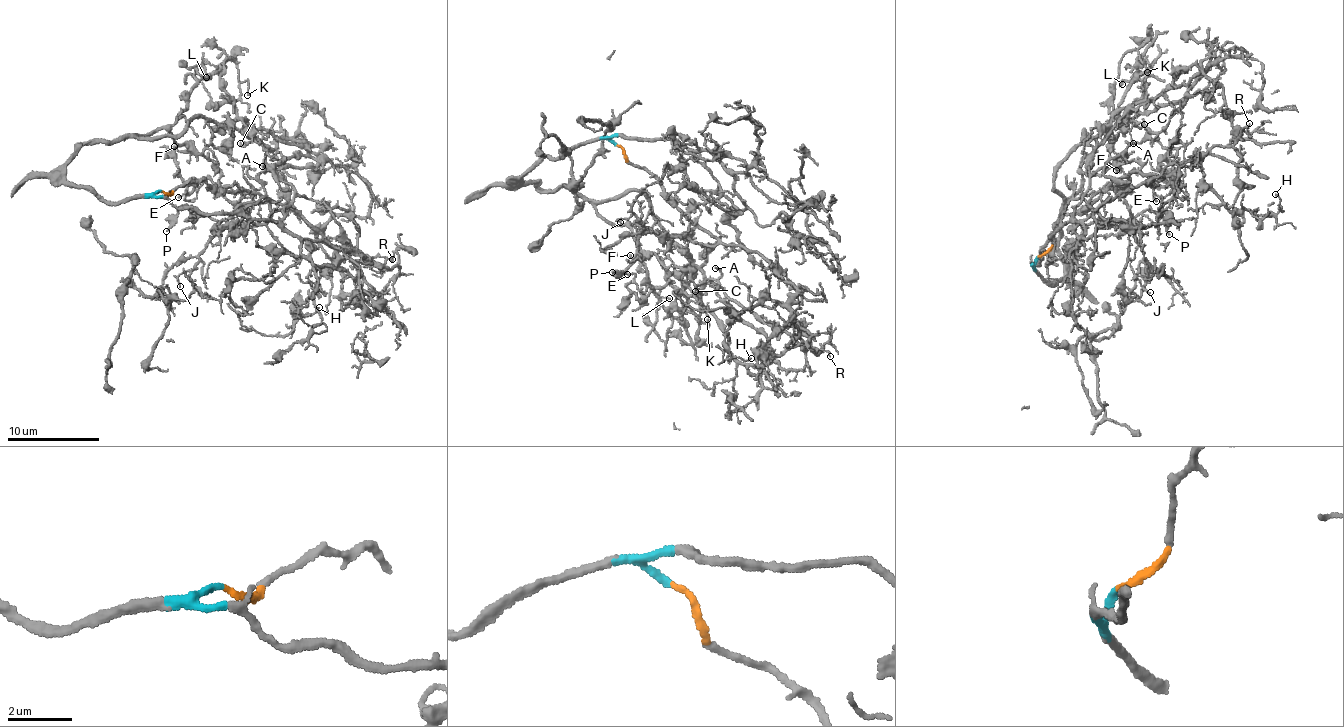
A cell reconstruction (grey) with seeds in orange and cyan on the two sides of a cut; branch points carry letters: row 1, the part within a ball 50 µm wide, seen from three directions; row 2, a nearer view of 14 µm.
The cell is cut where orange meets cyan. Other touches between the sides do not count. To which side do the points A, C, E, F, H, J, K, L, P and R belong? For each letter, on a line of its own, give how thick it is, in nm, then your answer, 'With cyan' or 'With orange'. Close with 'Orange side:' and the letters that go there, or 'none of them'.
A: Thickness 90 nm. With cyan
C: Thickness 120 nm. With cyan
E: Thickness 110 nm. With cyan
F: Thickness 120 nm. With cyan
H: Thickness 100 nm. With orange
J: Thickness 80 nm. With orange
K: Thickness 120 nm. With cyan
L: Thickness 120 nm. With cyan
P: Thickness 170 nm. With orange
R: Thickness 130 nm. With orange
Orange side: H, J, P, R

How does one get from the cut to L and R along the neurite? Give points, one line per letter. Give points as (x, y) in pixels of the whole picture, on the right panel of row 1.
L: (1039, 256), (1037, 276), (1056, 284), (1064, 261), (1053, 223), (1082, 182), (1080, 165), (1117, 120), (1123, 84)
R: (1039, 256), (1063, 216), (1091, 205), (1131, 170), (1162, 177), (1215, 145), (1233, 145), (1249, 123)

